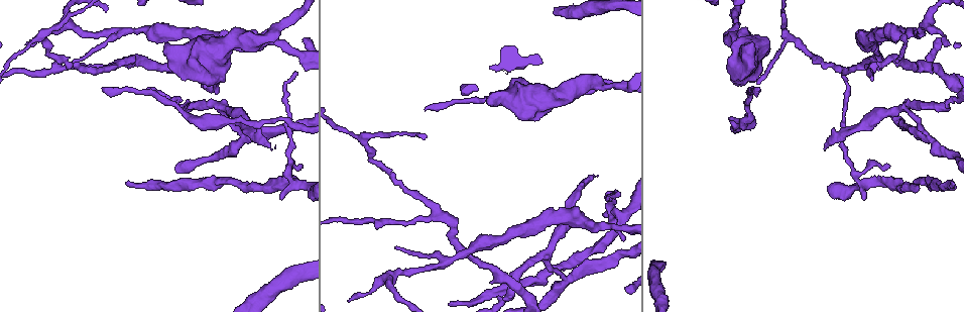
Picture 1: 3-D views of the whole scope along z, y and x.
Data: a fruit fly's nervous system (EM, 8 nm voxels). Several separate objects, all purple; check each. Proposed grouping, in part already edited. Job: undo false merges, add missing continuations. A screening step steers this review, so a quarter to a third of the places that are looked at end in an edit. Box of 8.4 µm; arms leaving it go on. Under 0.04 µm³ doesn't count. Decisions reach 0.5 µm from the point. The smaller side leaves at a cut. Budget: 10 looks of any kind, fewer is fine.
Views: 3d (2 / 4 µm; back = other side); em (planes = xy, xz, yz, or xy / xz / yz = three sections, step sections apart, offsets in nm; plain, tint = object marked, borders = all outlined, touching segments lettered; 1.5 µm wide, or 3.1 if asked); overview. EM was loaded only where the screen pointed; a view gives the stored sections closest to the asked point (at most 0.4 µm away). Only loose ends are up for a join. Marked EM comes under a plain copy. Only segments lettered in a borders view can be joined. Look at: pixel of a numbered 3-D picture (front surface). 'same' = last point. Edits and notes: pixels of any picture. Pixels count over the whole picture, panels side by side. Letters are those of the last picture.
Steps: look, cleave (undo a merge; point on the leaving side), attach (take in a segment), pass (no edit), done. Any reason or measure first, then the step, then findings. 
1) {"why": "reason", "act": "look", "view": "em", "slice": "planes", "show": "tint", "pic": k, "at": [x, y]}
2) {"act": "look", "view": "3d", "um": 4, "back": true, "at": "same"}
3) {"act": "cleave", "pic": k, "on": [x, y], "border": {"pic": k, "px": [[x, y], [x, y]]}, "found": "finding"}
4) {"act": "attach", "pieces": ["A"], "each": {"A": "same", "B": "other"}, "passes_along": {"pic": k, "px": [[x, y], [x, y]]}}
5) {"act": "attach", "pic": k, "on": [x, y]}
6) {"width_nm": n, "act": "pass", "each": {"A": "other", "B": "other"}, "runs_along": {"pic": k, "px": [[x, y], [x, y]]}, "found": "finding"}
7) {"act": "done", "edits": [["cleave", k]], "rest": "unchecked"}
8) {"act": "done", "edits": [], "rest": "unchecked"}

{"why": "long arm stops here", "act": "look", "view": "em", "slice": "xy", "step": 4, "show": "tint", "pic": 1, "at": [618, 192]}

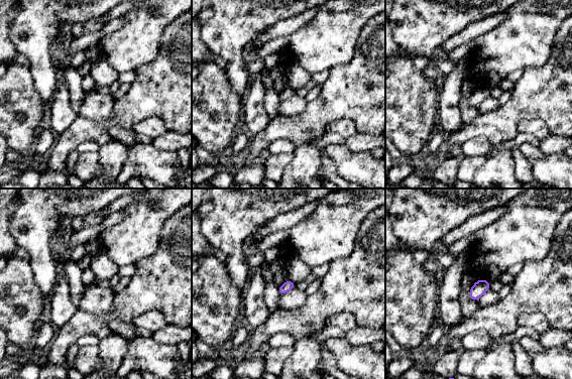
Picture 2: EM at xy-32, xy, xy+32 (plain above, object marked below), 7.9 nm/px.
{"why": "cut it another way", "act": "look", "view": "em", "slice": "planes", "show": "borders", "at": "same"}

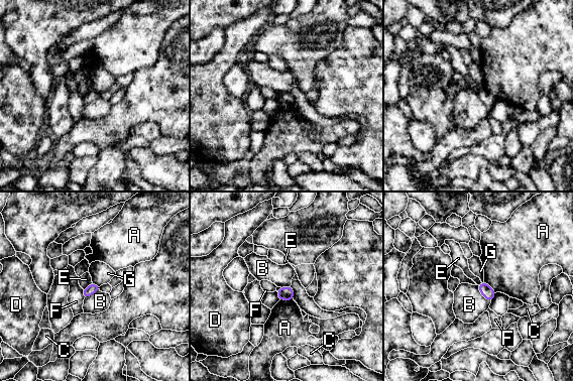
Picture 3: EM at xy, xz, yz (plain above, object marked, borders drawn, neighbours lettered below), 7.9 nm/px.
{"act": "pass", "each": {"A": "other", "B": "other", "C": "other", "D": "other", "E": "other", "F": "other", "G": "other"}, "border": {"pic": 3, "px": [[477, 285], [480, 293], [490, 301]]}, "found": "none of them fits"}

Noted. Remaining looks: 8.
{"why": "thick turns thin", "act": "look", "view": "em", "slice": "planes", "show": "borders", "pic": 1, "at": [480, 246]}

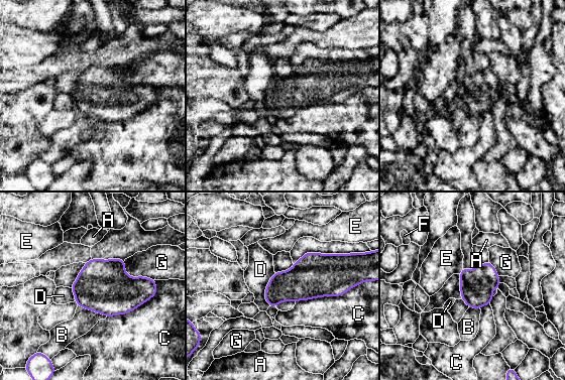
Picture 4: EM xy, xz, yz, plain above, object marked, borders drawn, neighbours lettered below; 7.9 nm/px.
{"width_nm": 360, "act": "pass", "each": {"A": "other", "B": "other", "C": "other", "D": "other", "E": "other", "F": "other", "G": "other"}, "border": {"pic": 4, "px": [[373, 280], [340, 295], [296, 302]]}, "found": "one cell here"}

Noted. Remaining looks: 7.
{"why": "sharp bend", "act": "look", "view": "em", "slice": "xz", "step": 4, "show": "tint", "pic": 1, "at": [245, 136]}

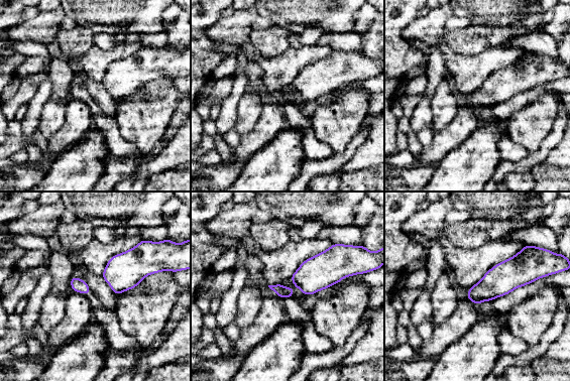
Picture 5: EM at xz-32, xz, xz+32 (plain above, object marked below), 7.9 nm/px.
{"act": "look", "view": "em", "slice": "xz", "step": 4, "show": "borders", "at": "same"}

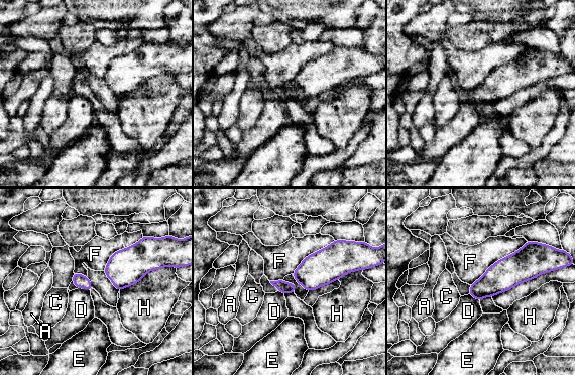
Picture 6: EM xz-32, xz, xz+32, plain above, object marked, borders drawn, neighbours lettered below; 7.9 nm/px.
{"longest_contact_nm": ["F", 600], "act": "cleave", "pic": 6, "on": [278, 284], "each": {"A": "other", "C": "other", "D": "other", "E": "other", "F": "other", "H": "other"}, "found": "a second cell is stuck on"}

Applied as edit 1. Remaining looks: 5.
{"why": "thin end", "act": "look", "view": "em", "slice": "planes", "show": "borders", "pic": 1, "at": [759, 90]}

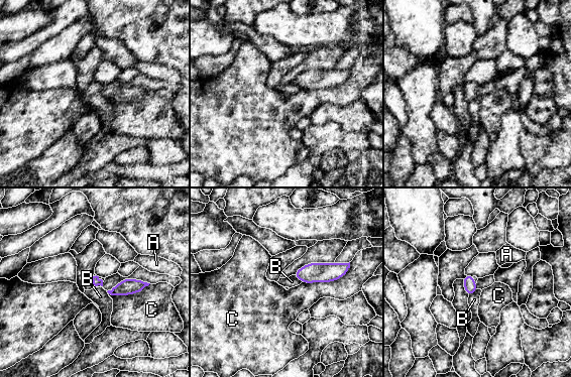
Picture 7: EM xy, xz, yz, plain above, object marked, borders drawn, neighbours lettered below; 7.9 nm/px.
{"act": "pass", "each": {"A": "other", "B": "other", "C": "other"}, "border": {"pic": 7, "px": [[293, 275], [302, 281]]}, "found": "none of them fits"}

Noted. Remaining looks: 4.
{"act": "done", "edits": [["cleave", 6]], "rest": "unchecked"}

